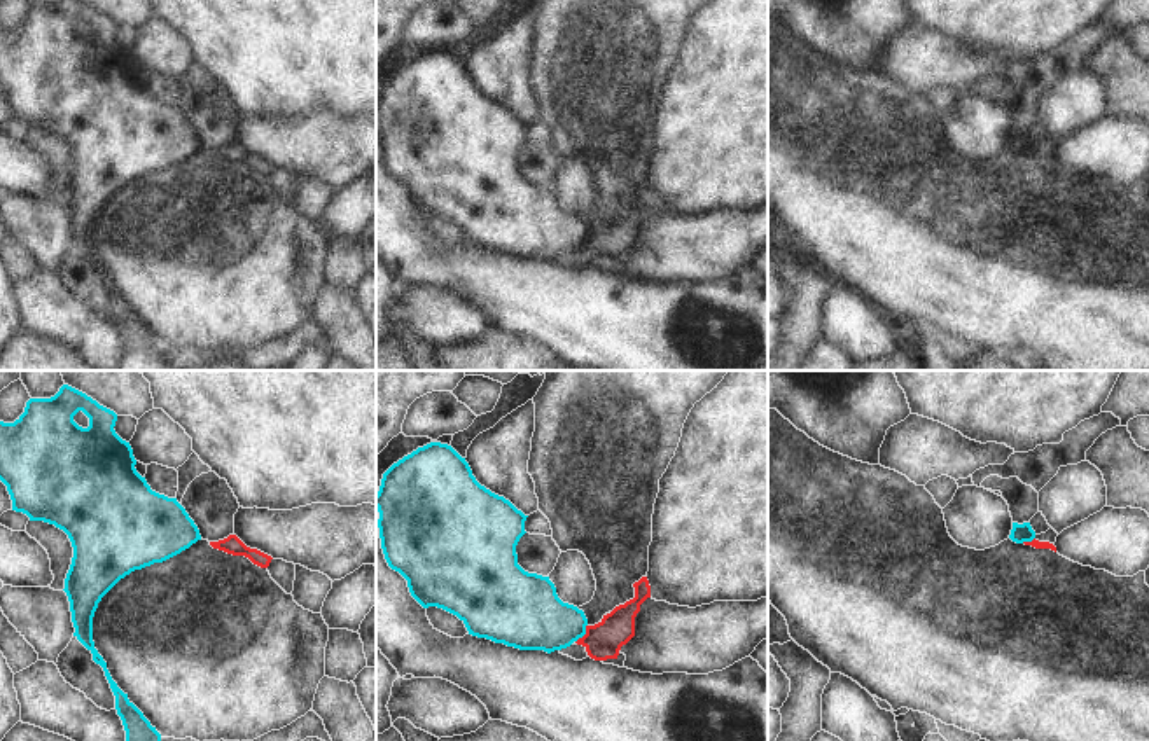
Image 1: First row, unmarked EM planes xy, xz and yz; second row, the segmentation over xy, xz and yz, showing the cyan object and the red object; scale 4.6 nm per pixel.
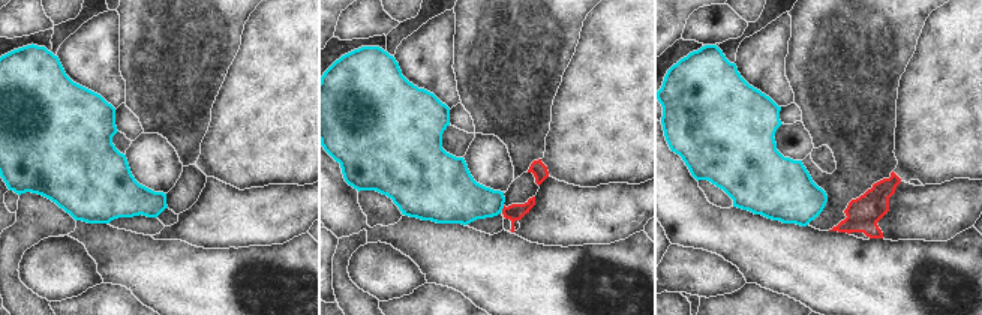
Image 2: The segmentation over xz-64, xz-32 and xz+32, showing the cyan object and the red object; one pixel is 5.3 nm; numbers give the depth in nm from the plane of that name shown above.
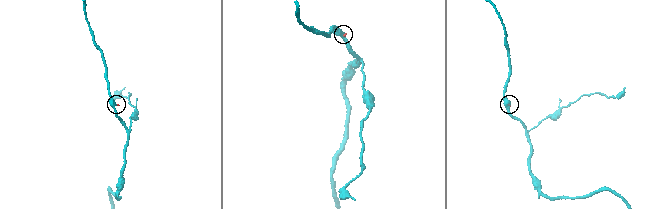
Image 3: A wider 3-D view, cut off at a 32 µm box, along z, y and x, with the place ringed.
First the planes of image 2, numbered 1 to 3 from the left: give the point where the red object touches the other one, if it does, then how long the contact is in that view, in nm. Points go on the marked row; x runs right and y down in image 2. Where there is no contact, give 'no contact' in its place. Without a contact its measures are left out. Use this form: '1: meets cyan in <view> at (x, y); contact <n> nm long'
1: no contact
2: meets cyan in xz-32 at (502, 207); contact 40 nm long
3: no contact

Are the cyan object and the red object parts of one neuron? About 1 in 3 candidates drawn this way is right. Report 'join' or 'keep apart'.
keep apart

